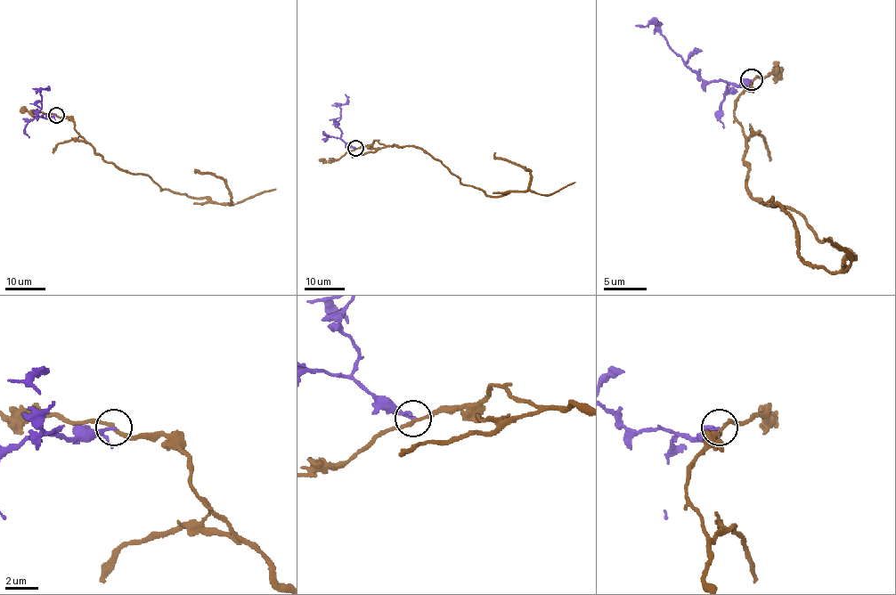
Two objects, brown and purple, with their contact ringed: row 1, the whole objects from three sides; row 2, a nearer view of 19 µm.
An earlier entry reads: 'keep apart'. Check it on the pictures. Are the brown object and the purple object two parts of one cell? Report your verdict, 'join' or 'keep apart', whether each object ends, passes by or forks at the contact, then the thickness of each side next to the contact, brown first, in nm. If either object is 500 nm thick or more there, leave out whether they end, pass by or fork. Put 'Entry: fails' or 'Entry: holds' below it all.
keep apart; brown passes by; purple passes by; calibres 200 and 140 nm
Entry: holds

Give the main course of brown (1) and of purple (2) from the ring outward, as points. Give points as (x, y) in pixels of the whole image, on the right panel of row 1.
1: (752, 79), (735, 111), (747, 189), (855, 257), (838, 273), (810, 265), (797, 225), (761, 204)
2: (752, 79), (732, 85), (729, 81), (700, 79), (668, 44), (662, 29), (651, 23), (636, 26)

